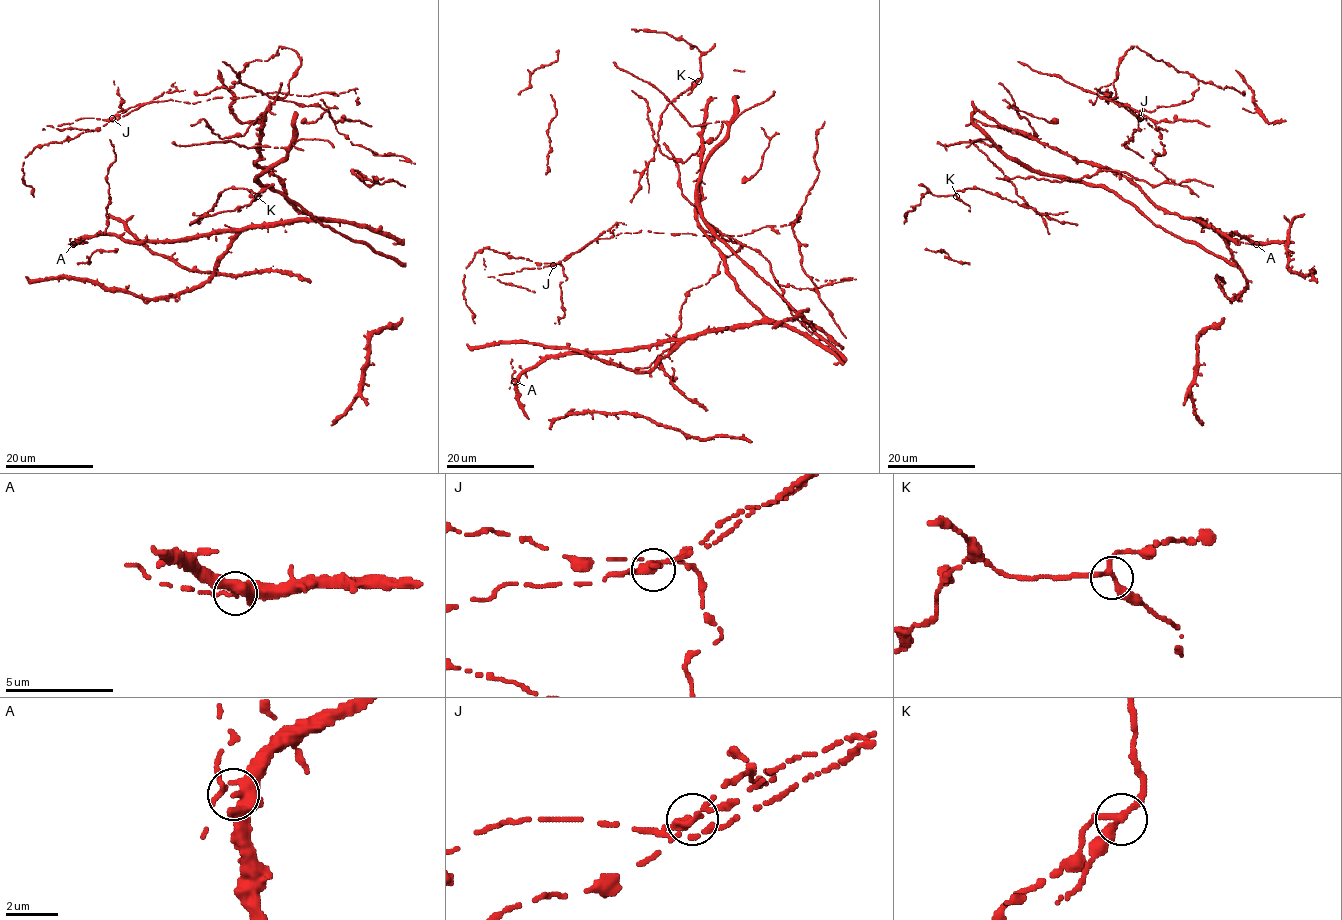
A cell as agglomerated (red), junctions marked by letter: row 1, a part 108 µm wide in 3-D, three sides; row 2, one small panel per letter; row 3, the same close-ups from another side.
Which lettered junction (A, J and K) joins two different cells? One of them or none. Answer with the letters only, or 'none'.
J

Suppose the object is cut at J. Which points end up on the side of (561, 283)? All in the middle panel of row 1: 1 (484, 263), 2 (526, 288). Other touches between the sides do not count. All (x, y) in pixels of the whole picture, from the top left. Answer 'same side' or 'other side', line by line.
1: other side
2: other side

